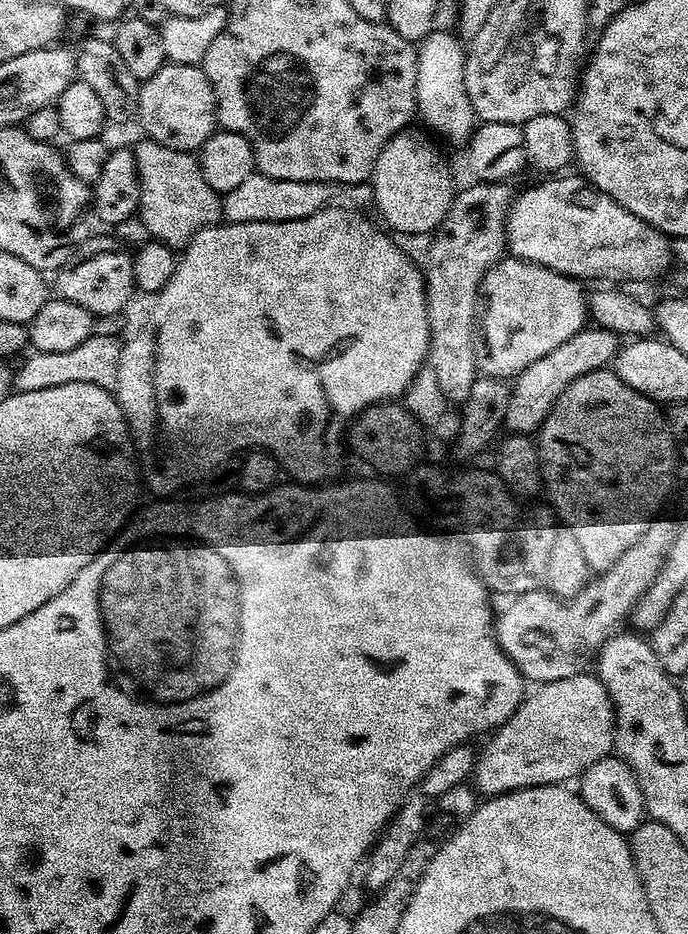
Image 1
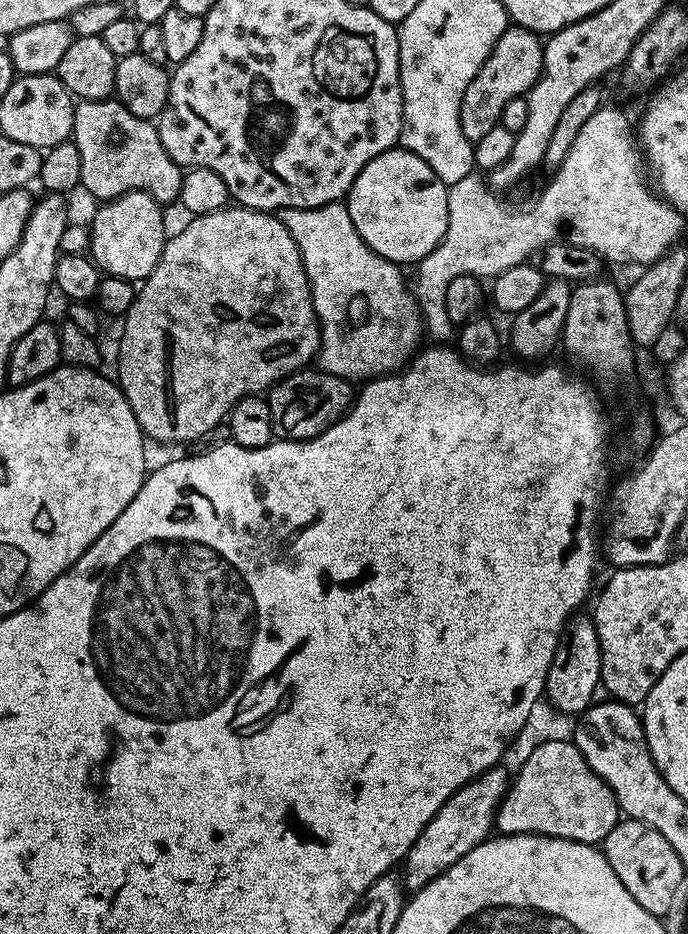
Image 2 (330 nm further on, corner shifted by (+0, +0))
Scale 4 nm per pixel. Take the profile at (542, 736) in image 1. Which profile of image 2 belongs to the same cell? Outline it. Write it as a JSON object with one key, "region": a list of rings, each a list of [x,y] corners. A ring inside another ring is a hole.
{"region":[[[497,766],[474,777],[466,786],[455,792],[444,805],[426,822],[426,830],[418,834],[414,846],[410,846],[406,857],[408,869],[402,872],[402,883],[409,893],[425,888],[431,880],[438,878],[454,862],[466,858],[474,846],[489,839],[496,823],[496,811],[500,808],[504,795],[508,792],[509,773],[503,767]],[[489,831],[489,832],[488,832]]]}

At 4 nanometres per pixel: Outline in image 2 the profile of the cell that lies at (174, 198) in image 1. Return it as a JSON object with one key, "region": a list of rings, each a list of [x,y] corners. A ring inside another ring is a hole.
{"region":[[[80,100],[74,110],[74,126],[70,139],[78,146],[78,154],[82,154],[80,188],[88,191],[96,202],[116,200],[127,192],[145,192],[162,206],[175,205],[179,201],[184,172],[179,164],[172,161],[170,154],[166,154],[159,127],[151,120],[143,120],[130,114],[130,110],[126,110],[126,106],[119,100]]]}

